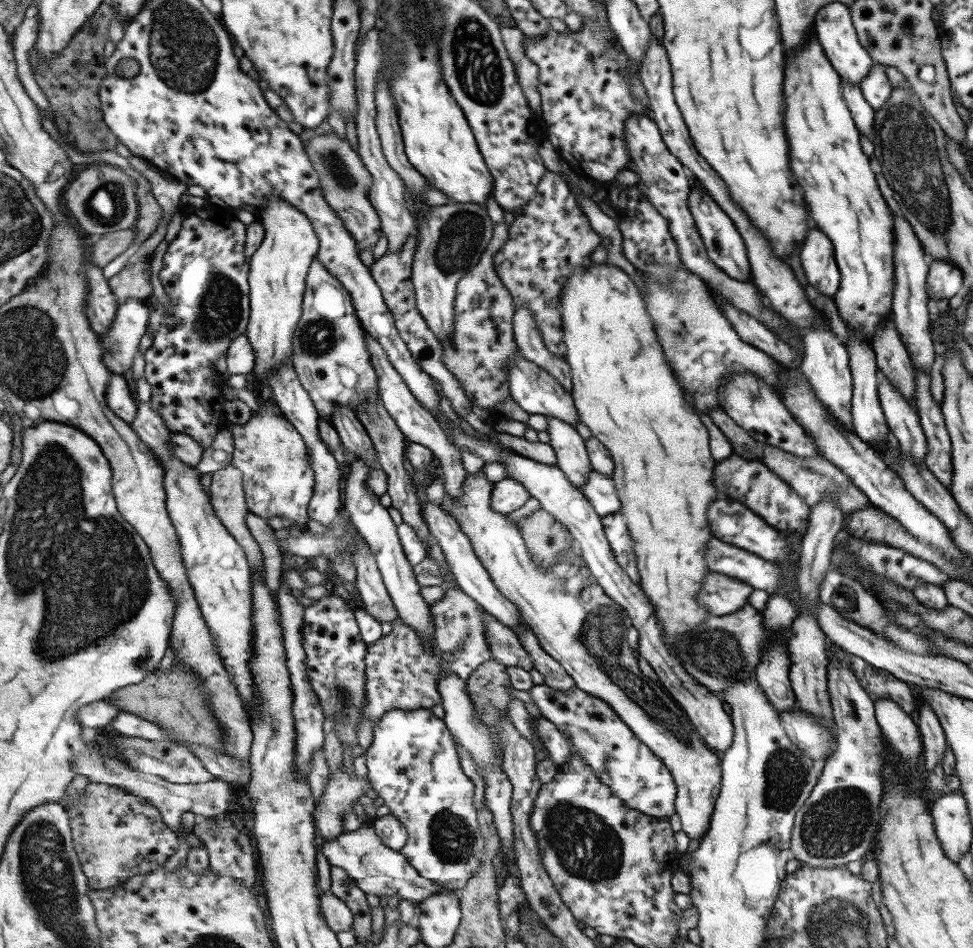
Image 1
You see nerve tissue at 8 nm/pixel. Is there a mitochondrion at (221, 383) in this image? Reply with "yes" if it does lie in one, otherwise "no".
no

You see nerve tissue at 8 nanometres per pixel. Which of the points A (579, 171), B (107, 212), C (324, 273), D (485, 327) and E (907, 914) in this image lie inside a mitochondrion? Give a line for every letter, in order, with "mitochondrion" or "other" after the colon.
A: other
B: mitochondrion
C: other
D: other
E: other

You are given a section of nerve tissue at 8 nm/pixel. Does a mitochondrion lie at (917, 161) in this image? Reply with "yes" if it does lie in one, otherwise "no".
yes

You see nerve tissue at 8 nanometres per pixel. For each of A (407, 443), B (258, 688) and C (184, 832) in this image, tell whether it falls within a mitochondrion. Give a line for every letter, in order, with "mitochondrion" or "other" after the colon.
A: other
B: other
C: other

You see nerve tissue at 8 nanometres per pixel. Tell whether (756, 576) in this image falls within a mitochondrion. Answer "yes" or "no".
no

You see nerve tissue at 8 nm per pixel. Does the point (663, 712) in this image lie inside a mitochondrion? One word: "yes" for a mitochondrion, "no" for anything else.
yes

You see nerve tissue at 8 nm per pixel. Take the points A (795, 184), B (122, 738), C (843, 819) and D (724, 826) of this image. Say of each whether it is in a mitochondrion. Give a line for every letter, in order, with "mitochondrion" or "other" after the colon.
A: other
B: other
C: mitochondrion
D: other

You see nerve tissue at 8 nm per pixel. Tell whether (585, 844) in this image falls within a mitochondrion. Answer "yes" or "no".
yes

